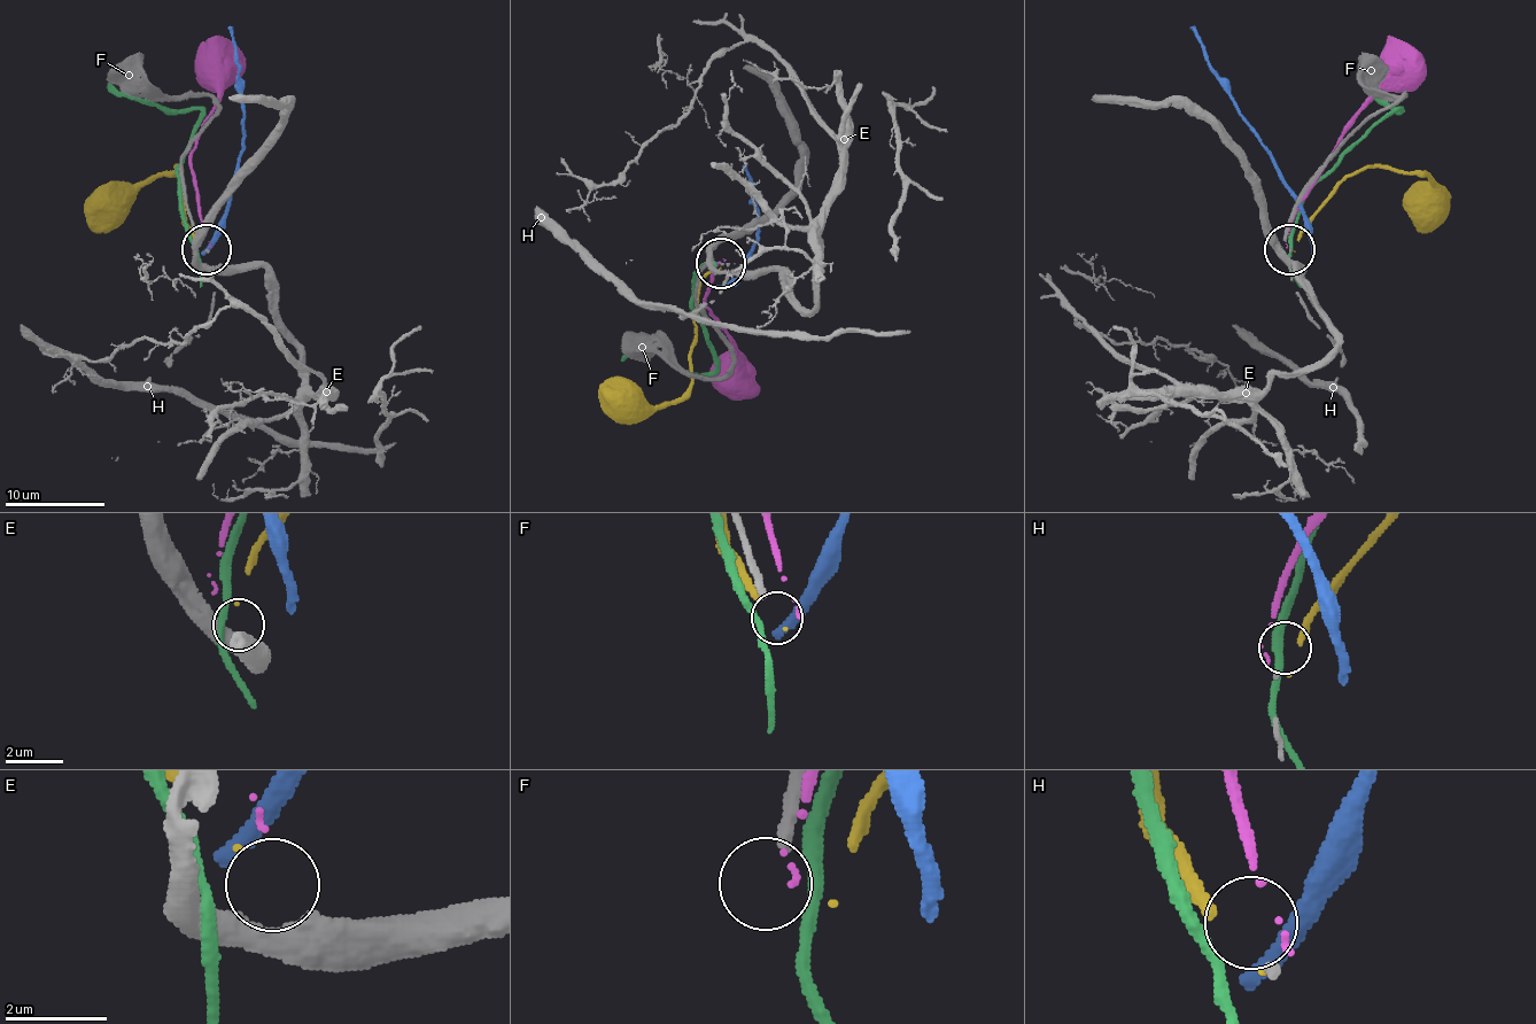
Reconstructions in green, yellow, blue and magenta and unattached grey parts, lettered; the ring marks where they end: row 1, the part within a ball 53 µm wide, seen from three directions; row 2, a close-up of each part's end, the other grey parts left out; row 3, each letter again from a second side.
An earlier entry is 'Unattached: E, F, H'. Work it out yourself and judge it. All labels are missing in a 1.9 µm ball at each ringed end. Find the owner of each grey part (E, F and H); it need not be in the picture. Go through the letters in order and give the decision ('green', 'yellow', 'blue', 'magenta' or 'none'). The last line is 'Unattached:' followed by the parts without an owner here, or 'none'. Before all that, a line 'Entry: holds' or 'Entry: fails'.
Entry: holds
E: none
F: none
H: none
Unattached: E, F, H

